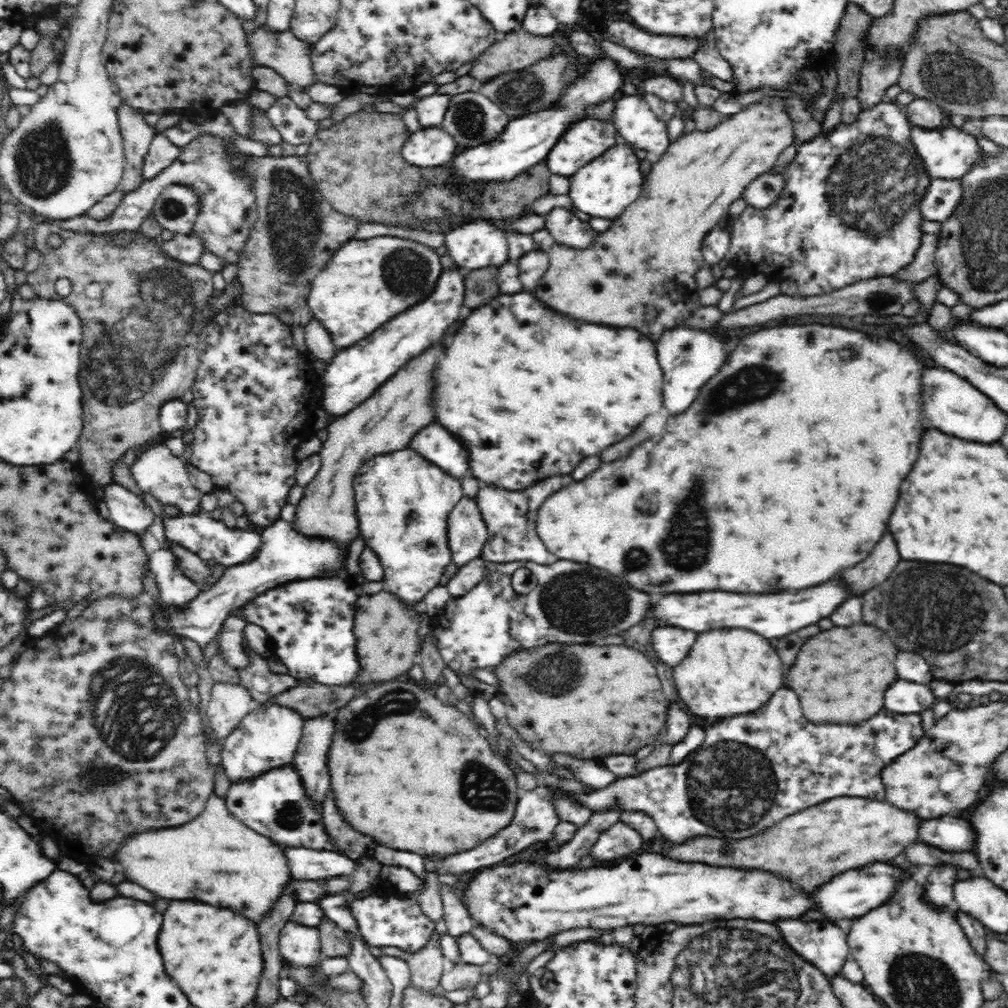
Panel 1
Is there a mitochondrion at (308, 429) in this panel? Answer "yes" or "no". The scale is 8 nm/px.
no

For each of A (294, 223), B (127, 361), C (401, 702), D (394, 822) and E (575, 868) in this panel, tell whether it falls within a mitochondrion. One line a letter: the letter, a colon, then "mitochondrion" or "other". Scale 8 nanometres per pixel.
A: mitochondrion
B: mitochondrion
C: mitochondrion
D: other
E: other

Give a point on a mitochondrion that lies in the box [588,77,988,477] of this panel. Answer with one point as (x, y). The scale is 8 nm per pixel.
(869, 190)

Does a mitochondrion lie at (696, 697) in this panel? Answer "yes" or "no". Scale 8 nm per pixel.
no

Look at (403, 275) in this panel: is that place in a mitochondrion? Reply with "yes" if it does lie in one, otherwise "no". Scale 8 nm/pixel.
yes

